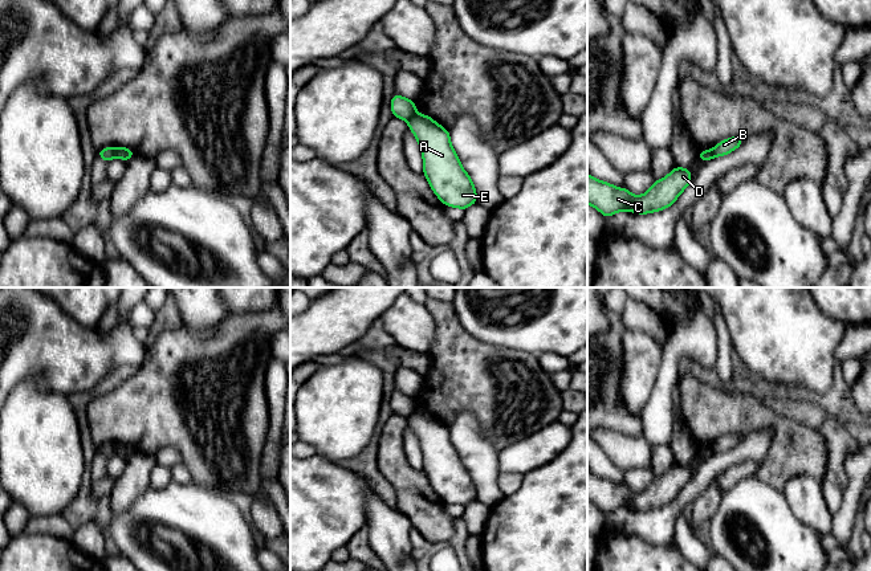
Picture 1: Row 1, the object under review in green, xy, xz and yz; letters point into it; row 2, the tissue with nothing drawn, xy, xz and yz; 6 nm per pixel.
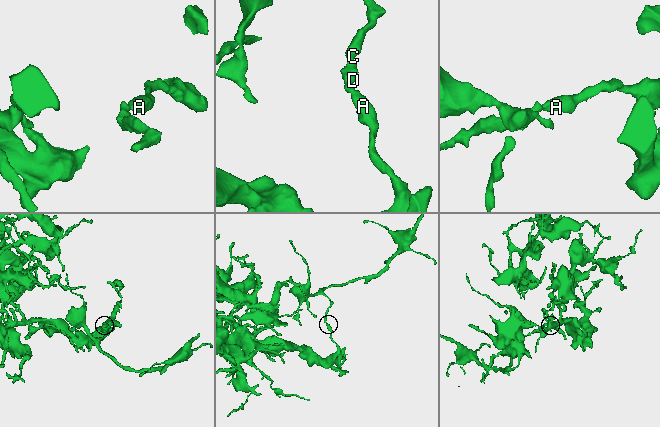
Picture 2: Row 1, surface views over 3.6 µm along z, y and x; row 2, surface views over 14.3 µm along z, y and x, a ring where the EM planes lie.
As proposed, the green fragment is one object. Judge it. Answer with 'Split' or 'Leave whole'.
Split

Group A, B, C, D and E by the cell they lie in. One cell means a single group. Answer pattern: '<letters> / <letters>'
A B E / C D

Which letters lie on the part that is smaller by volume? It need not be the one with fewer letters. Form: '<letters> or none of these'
C, D

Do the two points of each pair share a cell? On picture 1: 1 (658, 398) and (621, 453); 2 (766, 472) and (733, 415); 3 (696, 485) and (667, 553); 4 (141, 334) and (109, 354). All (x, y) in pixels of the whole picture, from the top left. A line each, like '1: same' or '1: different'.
1: different
2: same
3: different
4: different

